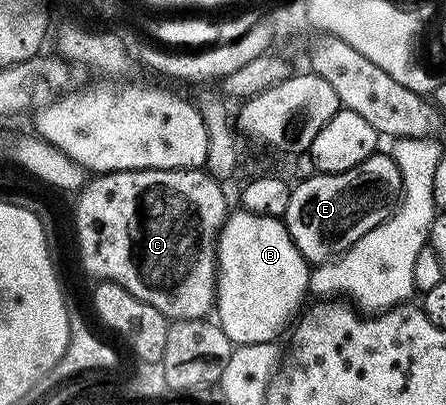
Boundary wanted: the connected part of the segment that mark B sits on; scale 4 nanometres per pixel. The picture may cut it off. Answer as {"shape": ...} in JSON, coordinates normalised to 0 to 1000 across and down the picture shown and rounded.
{"shape":[[[545,514],[531,523],[509,533],[489,583],[484,783],[527,854],[605,847],[628,835],[632,810],[679,760],[697,657],[686,654],[688,627],[655,600],[639,543],[585,536]]]}

